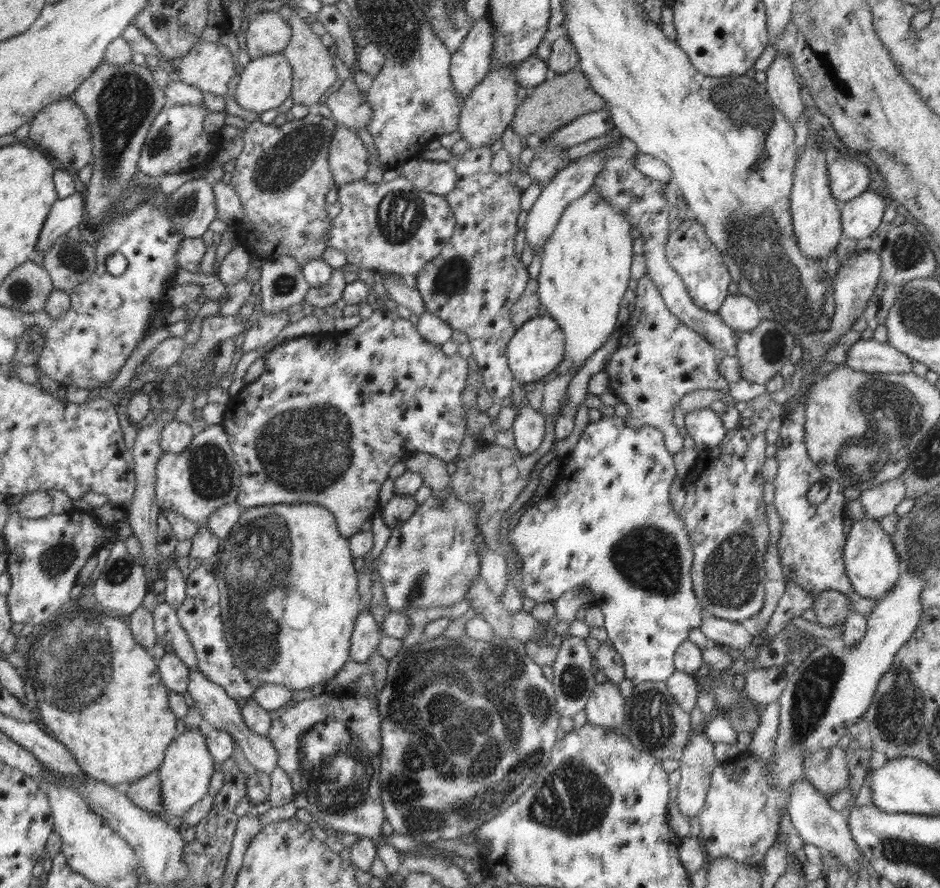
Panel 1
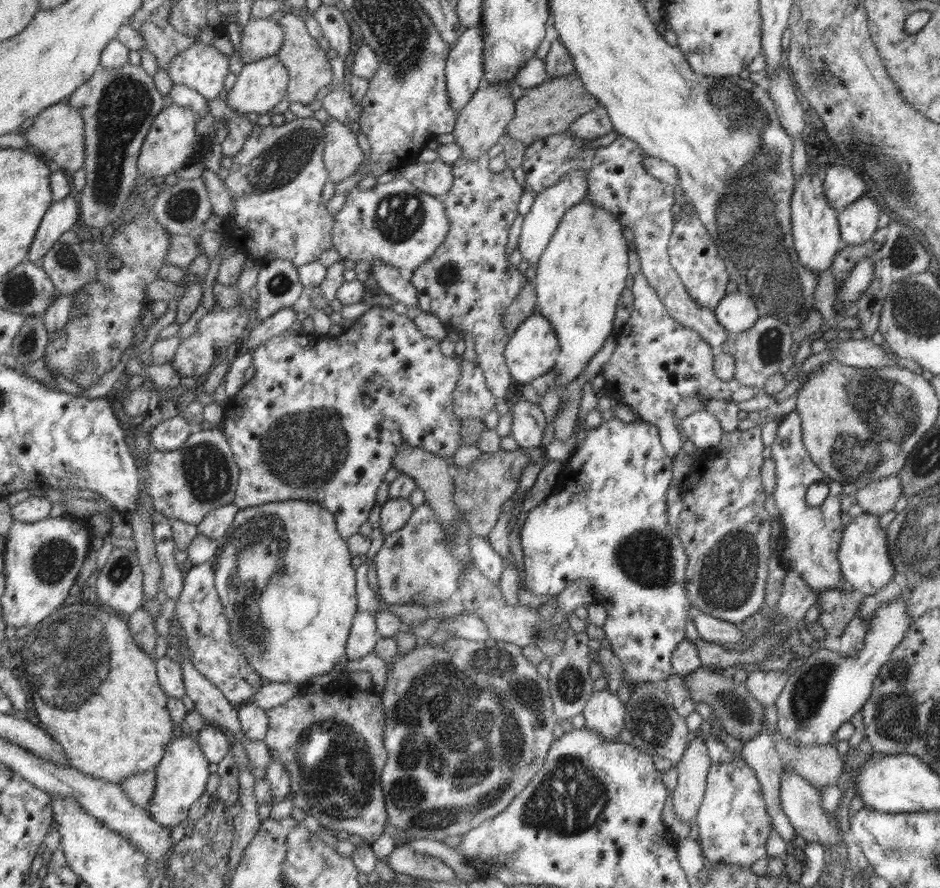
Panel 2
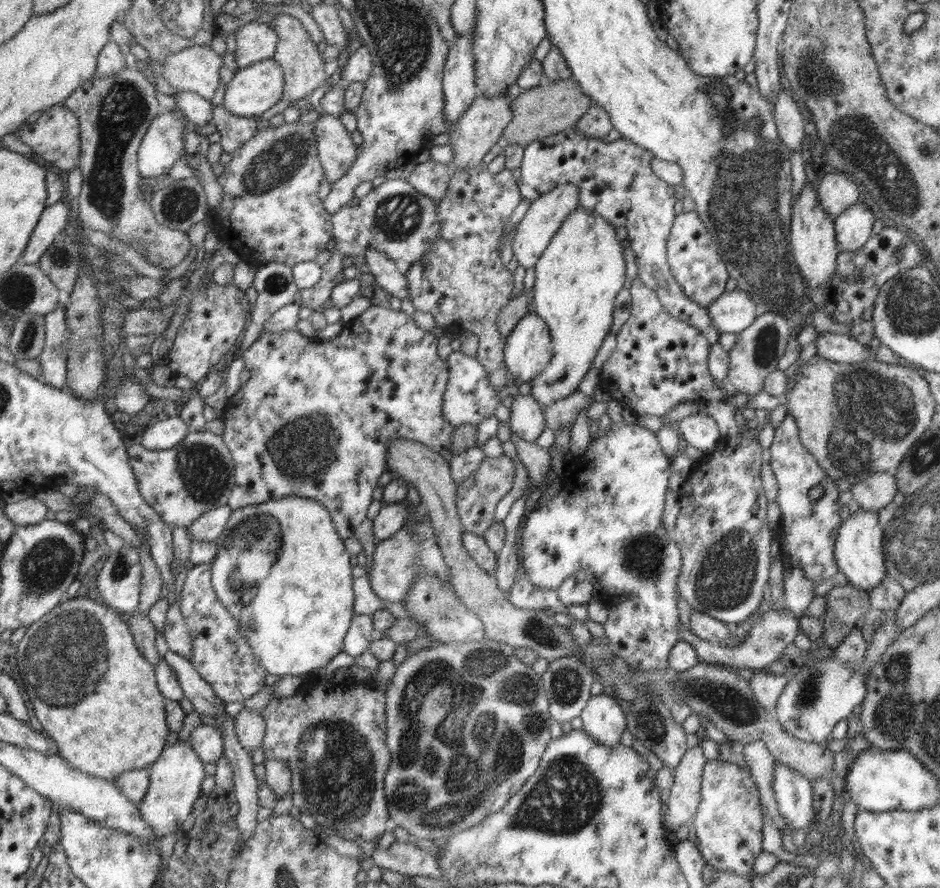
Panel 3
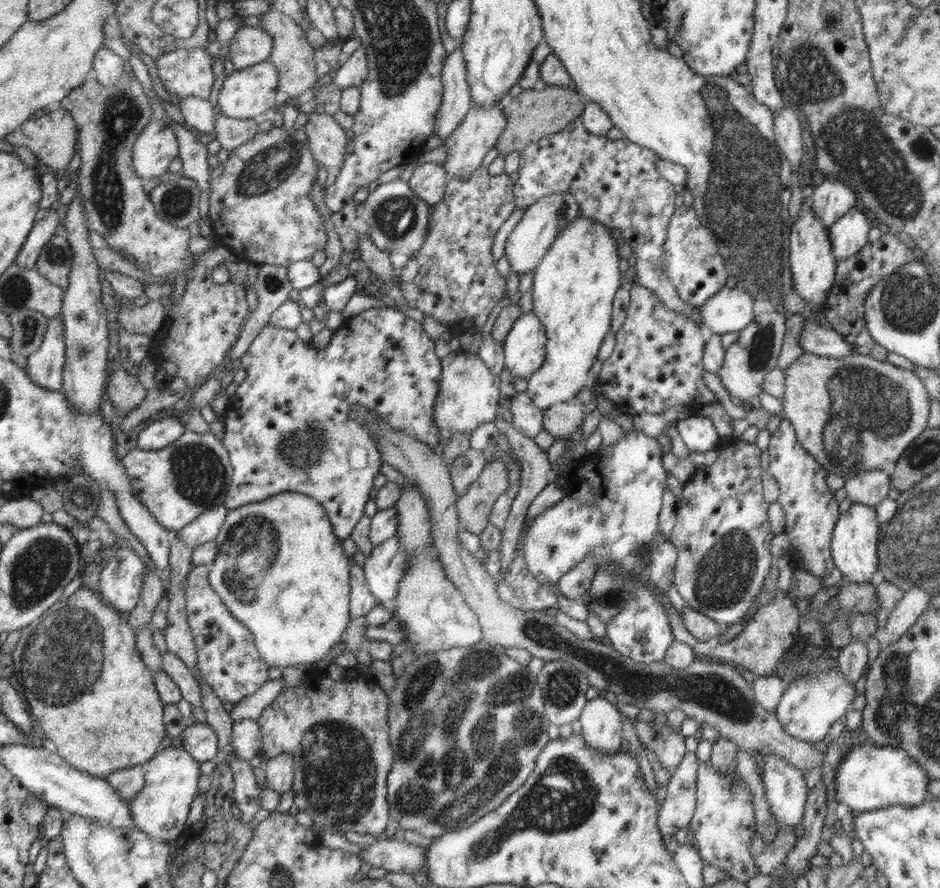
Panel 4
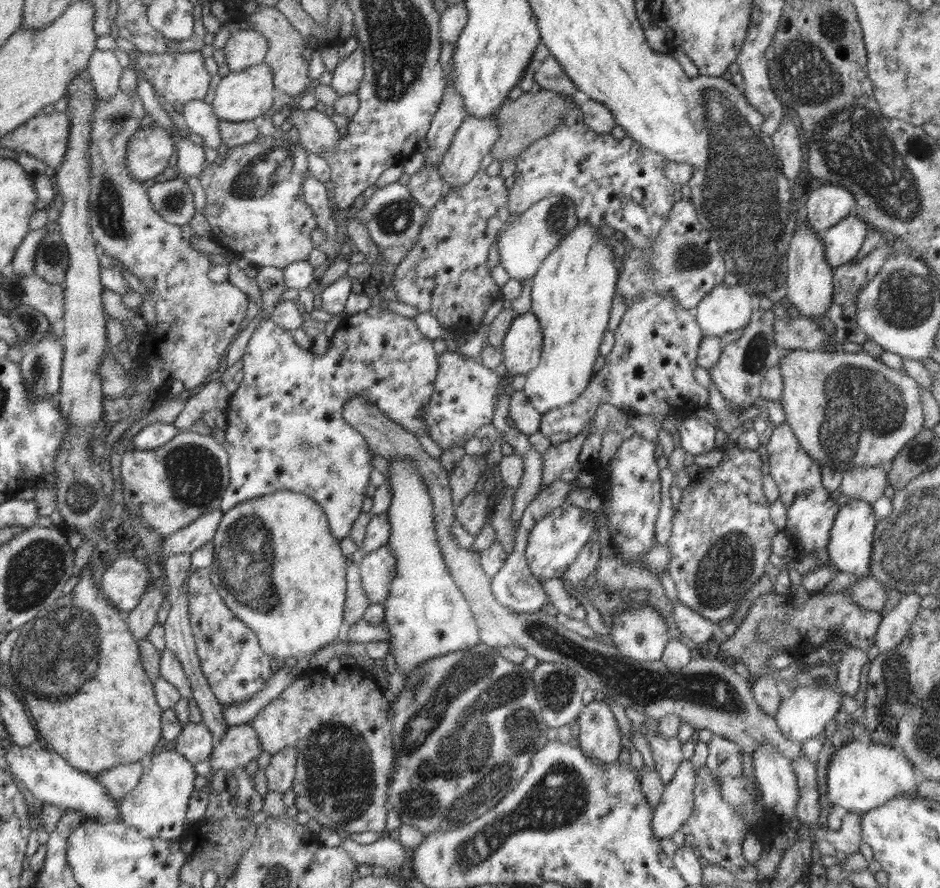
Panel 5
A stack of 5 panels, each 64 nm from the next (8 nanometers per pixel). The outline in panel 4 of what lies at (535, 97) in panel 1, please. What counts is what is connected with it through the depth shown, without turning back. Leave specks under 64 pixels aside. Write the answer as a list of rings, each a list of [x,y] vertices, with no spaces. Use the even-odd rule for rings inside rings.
[[[539,86],[535,89],[525,90],[516,98],[504,95],[498,106],[503,109],[507,117],[507,126],[500,136],[495,147],[499,155],[505,157],[510,152],[522,153],[531,145],[535,145],[547,135],[560,132],[563,128],[577,120],[584,113],[585,103],[580,100],[580,93],[570,86]]]

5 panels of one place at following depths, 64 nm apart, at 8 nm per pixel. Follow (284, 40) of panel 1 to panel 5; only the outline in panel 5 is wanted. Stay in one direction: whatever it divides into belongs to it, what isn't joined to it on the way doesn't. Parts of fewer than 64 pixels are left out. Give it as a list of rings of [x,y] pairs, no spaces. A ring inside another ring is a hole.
[[[241,29],[230,35],[223,52],[231,73],[242,72],[248,67],[264,63],[268,43],[258,31]]]

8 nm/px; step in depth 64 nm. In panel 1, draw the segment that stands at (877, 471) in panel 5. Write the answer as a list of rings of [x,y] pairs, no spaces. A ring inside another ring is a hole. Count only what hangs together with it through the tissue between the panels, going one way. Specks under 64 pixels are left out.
[[[899,478],[888,480],[876,488],[860,491],[860,498],[865,514],[876,521],[880,521],[884,516],[895,514],[898,516],[898,508],[906,504],[906,500],[912,500],[905,495],[905,484]]]

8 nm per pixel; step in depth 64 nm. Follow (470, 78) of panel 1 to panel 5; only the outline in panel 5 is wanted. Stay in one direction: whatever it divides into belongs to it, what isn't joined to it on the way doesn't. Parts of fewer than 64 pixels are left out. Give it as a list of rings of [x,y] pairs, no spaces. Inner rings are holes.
[[[451,61],[445,69],[443,100],[425,138],[430,148],[423,153],[426,156],[424,167],[426,165],[439,166],[456,130],[469,116],[463,96],[457,92],[457,88],[453,84],[454,61]]]

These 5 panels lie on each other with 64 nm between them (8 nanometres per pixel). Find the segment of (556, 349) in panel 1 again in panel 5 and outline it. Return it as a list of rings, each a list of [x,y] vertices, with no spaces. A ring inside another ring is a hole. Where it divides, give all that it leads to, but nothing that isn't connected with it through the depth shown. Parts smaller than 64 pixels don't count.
[[[531,311],[518,314],[501,347],[504,366],[514,375],[527,375],[540,363],[542,355],[542,329],[536,315]]]

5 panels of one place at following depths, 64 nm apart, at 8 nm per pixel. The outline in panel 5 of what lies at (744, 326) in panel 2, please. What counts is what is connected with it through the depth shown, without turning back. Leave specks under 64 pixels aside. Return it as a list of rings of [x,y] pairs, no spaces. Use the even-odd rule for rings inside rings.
[[[718,284],[702,297],[695,319],[707,336],[723,337],[751,321],[755,298],[741,285]]]

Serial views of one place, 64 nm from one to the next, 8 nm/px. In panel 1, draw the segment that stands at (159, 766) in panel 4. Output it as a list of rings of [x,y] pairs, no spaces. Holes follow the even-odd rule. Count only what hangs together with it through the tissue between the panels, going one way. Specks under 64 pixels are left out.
[[[188,729],[173,740],[166,748],[164,760],[158,768],[157,776],[162,781],[162,807],[166,822],[172,822],[174,817],[187,814],[193,804],[202,800],[208,793],[210,778],[214,774],[214,759],[210,756],[206,745],[206,729]]]

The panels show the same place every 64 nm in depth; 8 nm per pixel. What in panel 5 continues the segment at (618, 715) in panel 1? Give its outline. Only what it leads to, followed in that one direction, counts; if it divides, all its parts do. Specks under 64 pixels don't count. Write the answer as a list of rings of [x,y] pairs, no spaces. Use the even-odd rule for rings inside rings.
[[[605,700],[586,704],[579,714],[578,744],[592,761],[608,765],[618,760],[622,749],[618,722]]]

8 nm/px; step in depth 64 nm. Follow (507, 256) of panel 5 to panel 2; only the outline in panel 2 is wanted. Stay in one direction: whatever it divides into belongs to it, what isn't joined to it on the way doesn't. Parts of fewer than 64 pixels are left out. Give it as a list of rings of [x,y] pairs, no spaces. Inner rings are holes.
[[[584,169],[568,171],[562,179],[558,180],[558,183],[536,194],[530,212],[528,212],[527,216],[524,216],[524,225],[520,238],[517,241],[522,259],[526,258],[528,264],[538,262],[544,249],[548,246],[556,227],[562,221],[564,214],[586,196],[588,187],[586,186],[586,177],[584,176],[586,176]]]

